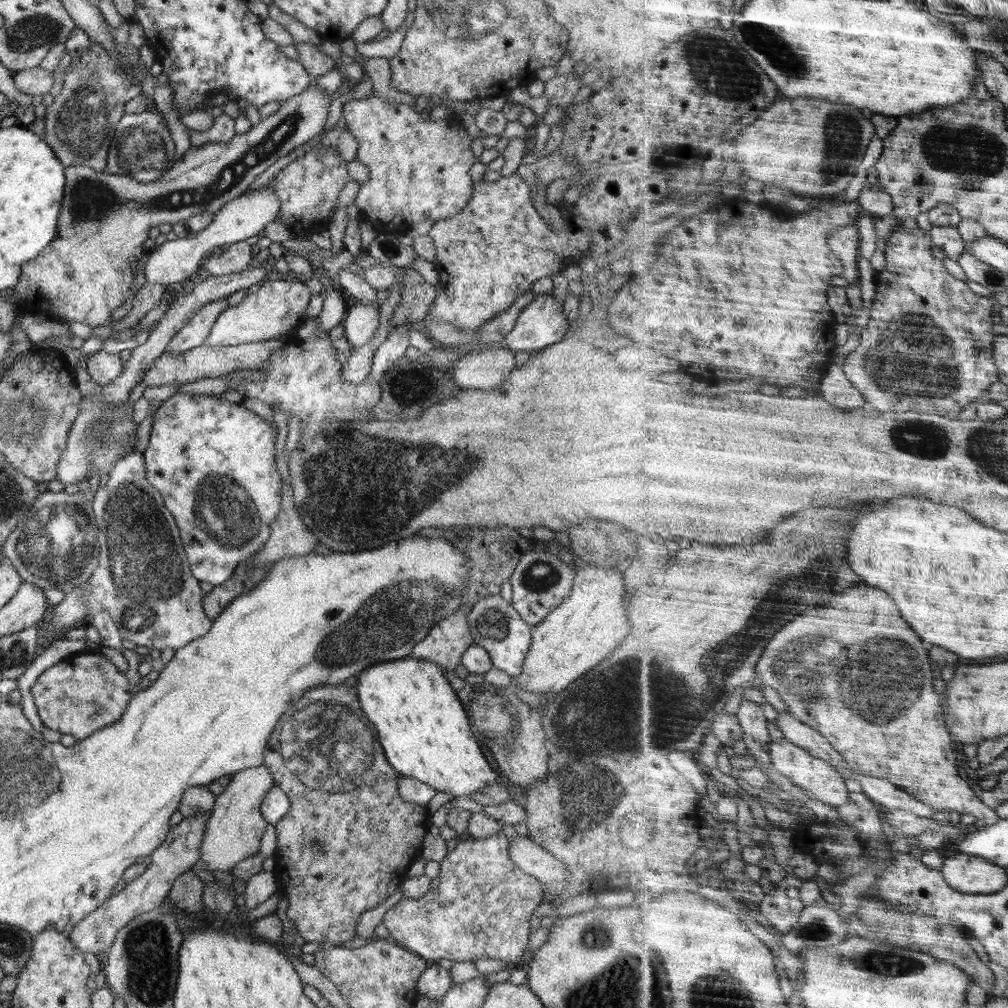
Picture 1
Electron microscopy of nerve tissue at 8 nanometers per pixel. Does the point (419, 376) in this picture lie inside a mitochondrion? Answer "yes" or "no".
no

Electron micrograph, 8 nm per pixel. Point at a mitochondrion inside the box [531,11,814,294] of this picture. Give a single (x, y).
(717, 60)

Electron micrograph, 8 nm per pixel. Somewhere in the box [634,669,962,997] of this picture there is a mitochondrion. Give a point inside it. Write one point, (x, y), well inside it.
(886, 964)

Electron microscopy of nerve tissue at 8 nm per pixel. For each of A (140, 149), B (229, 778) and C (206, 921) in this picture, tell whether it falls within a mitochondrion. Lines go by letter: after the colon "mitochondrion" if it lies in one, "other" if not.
A: mitochondrion
B: other
C: other

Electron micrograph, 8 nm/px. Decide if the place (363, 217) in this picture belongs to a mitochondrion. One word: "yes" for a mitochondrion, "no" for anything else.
no

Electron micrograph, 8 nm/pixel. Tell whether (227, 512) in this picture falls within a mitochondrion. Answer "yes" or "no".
yes

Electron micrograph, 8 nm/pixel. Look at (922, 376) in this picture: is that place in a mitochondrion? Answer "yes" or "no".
yes

